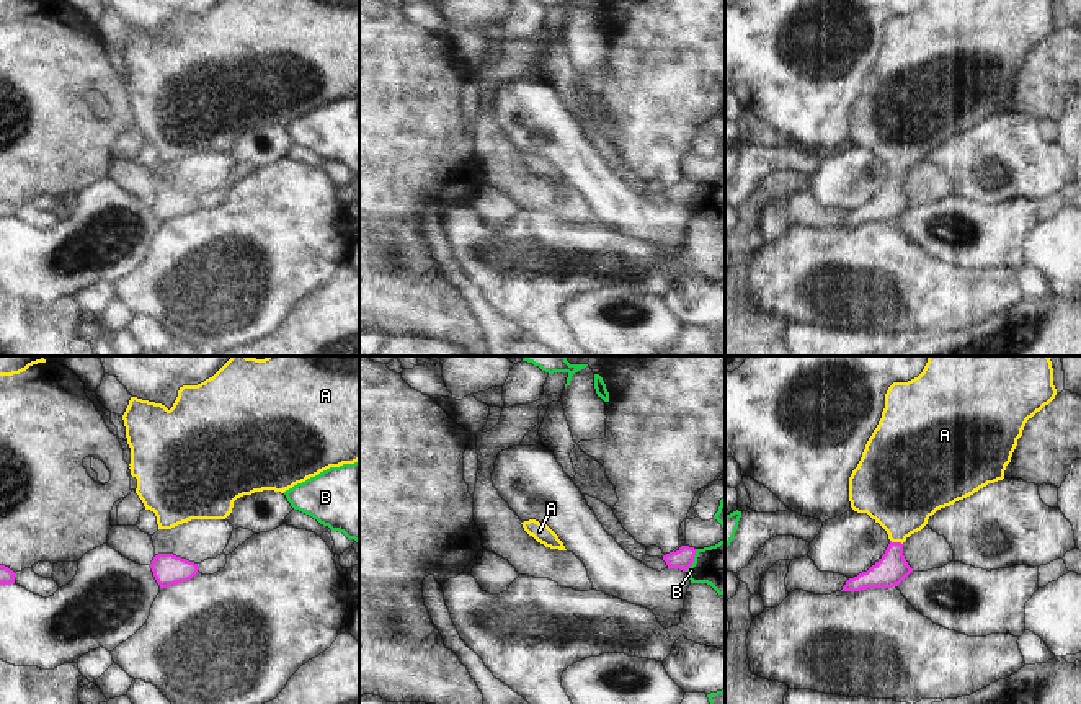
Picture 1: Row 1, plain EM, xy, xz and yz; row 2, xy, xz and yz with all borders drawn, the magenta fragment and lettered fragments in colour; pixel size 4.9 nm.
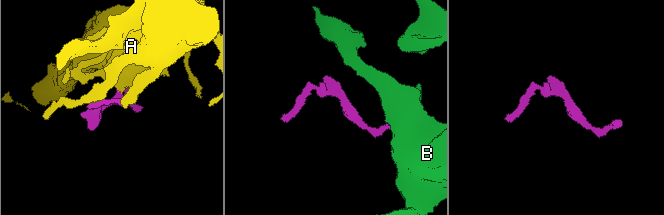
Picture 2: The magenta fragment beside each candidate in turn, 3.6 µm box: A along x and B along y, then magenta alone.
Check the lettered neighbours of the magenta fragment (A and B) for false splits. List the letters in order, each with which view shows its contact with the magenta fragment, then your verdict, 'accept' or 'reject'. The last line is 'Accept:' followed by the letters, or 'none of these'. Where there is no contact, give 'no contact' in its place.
A: yz | accept
B: xz | reject
Accept: A

